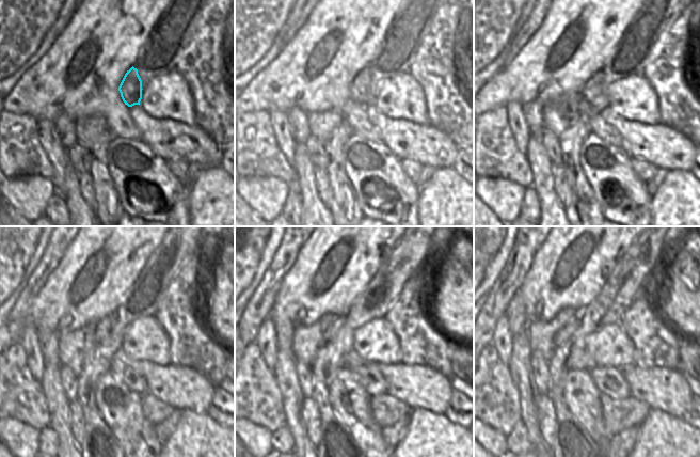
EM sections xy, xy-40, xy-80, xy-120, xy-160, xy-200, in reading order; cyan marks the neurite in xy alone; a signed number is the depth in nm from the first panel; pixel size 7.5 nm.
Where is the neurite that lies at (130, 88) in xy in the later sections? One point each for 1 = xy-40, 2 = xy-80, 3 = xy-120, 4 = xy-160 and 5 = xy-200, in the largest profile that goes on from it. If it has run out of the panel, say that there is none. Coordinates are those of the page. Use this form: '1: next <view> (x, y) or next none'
1: next xy-40 (363, 89)
2: next xy-80 (594, 96)
3: next xy-120 (109, 330)
4: next xy-160 (341, 336)
5: next xy-200 (571, 332)

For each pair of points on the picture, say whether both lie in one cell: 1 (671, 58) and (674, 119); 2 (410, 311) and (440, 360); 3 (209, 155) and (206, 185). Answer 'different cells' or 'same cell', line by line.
1: same cell
2: same cell
3: different cells

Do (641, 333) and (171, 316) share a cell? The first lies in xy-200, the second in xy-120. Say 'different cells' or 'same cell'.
same cell

